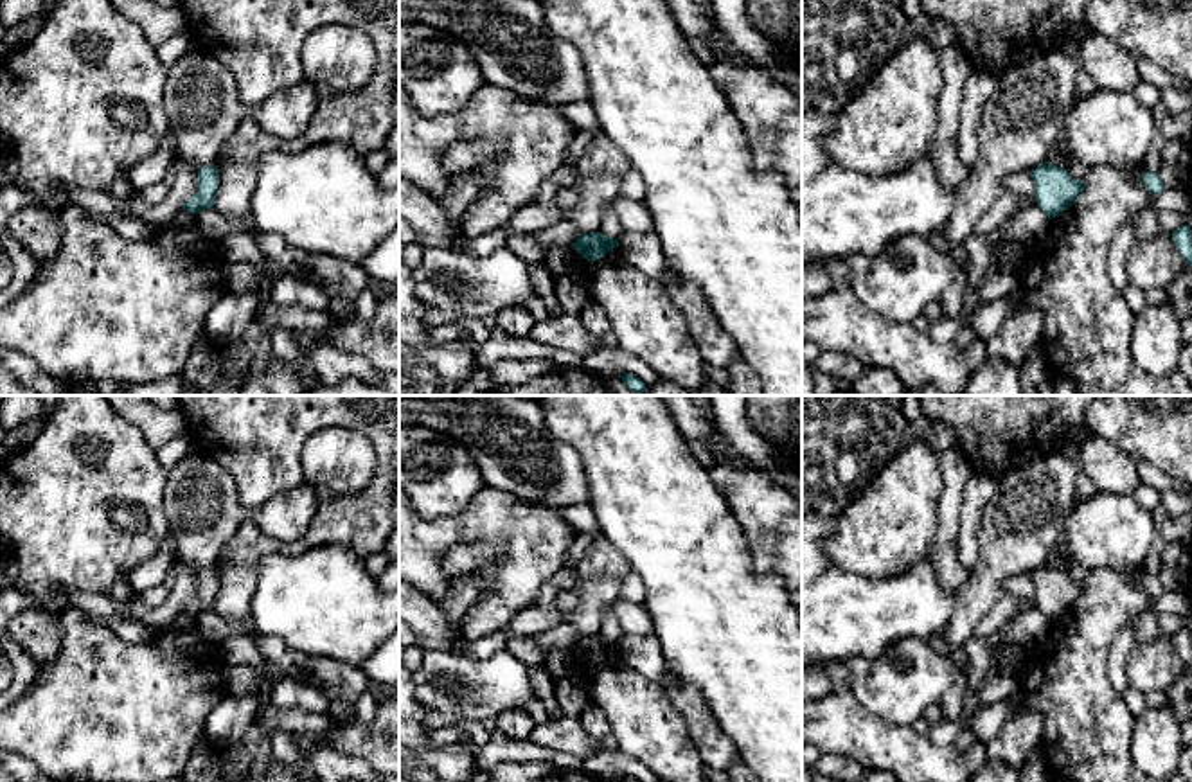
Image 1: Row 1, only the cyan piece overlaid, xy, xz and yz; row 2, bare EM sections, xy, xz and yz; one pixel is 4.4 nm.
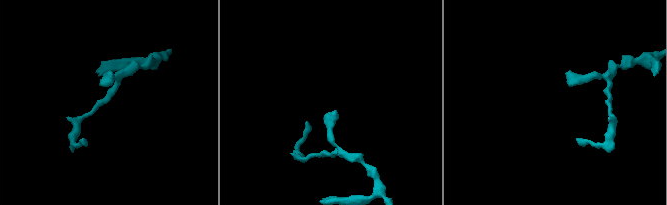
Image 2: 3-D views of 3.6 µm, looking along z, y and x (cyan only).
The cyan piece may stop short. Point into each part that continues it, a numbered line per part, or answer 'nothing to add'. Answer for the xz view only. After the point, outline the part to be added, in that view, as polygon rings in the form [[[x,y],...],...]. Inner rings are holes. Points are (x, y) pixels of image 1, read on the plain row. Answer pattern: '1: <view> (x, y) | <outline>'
nothing to add

